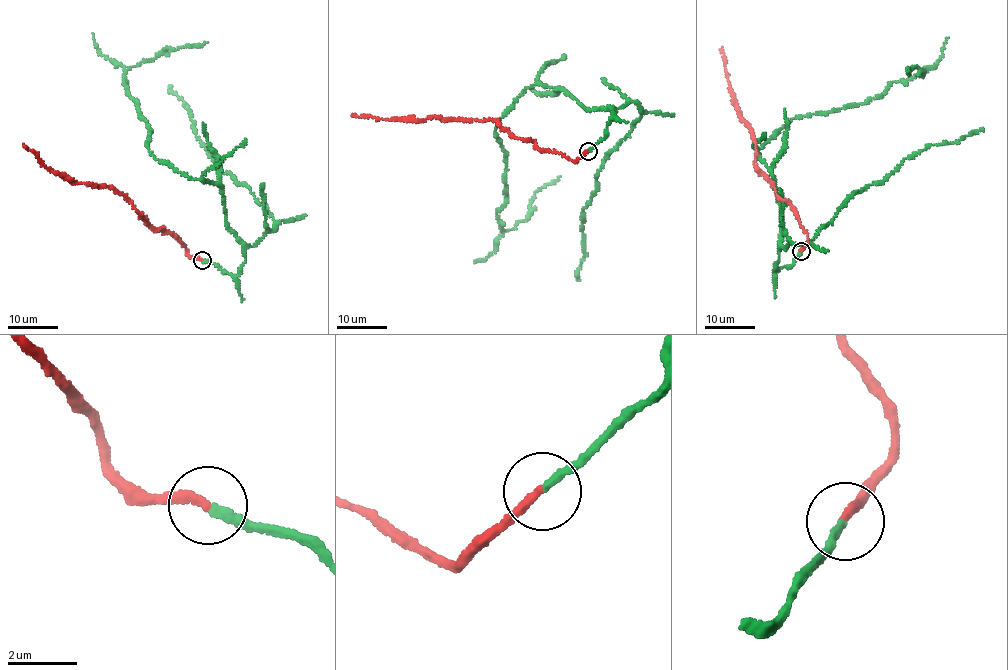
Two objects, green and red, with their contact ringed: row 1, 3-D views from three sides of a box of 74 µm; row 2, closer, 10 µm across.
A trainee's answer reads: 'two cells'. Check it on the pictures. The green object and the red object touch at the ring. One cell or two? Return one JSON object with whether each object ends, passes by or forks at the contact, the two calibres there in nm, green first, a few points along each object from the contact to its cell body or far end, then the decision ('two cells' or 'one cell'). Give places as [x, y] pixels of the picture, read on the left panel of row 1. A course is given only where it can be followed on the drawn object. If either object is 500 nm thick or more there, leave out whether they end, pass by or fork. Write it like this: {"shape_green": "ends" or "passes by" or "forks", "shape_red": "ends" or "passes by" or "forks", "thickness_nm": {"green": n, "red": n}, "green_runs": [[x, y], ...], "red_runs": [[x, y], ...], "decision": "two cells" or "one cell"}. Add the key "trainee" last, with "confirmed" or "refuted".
{"shape_green": "ends", "shape_red": "ends", "thickness_nm": {"green": 240, "red": 280}, "green_runs": [[202, 260], [234, 275], [244, 262], [222, 187], [156, 159], [123, 78], [166, 48], [207, 42]], "red_runs": [[202, 260], [193, 259], [173, 234], [160, 227], [152, 228], [112, 188], [71, 182], [54, 173], [24, 144]], "decision": "one cell", "trainee": "refuted"}

